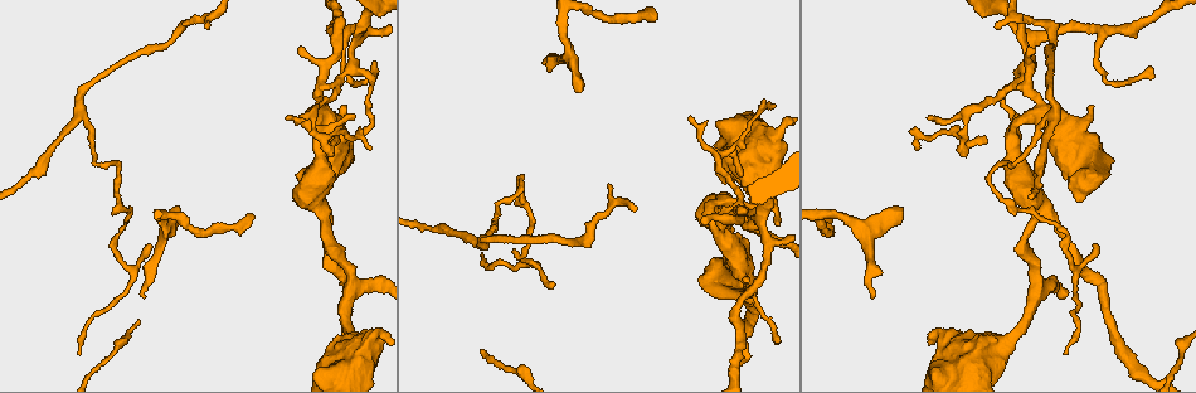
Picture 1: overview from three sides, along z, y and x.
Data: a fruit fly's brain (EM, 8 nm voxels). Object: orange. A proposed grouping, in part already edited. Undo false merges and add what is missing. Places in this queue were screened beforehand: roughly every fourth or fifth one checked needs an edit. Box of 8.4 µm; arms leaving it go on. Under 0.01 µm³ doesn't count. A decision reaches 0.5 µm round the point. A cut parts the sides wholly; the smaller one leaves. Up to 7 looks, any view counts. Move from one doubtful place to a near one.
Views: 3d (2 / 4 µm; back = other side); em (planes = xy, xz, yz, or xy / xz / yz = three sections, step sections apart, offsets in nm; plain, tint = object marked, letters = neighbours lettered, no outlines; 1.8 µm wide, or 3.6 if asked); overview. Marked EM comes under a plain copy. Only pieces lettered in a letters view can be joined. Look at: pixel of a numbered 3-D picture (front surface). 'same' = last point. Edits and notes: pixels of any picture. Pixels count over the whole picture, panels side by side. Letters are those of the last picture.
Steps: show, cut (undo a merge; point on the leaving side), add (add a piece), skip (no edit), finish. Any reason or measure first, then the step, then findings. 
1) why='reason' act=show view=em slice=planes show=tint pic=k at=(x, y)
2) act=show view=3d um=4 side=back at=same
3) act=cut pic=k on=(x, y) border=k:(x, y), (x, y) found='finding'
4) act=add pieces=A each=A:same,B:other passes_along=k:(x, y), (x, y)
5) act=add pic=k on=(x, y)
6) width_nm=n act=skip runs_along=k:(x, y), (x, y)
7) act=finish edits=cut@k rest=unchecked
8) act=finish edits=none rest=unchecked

act=show view=em um=3.6 slice=planes show=letters pic=1 at=(251, 216)

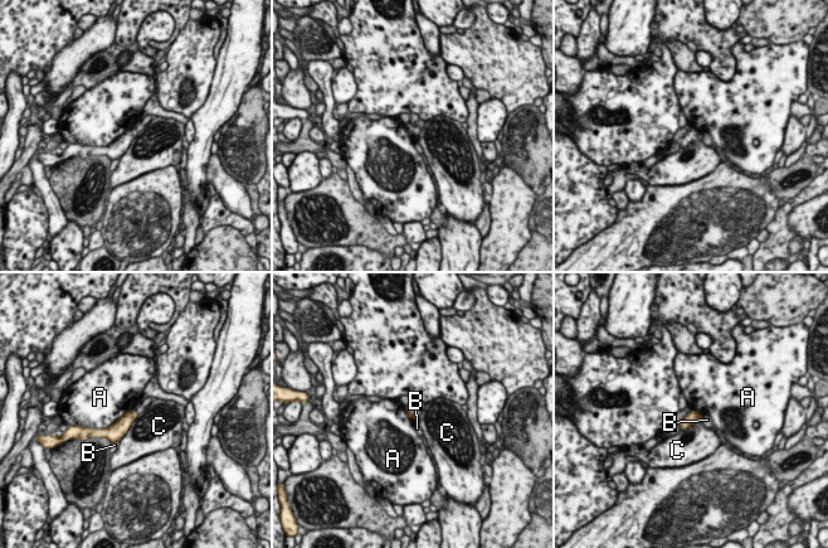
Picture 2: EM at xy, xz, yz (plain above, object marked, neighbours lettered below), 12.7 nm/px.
act=skip each=A:other,B:other,C:other border=2:(131, 408), (106, 427), (89, 427) found='none of them fits'

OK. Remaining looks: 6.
why='branch stops here' act=show view=em slice=yz step=16 show=tint pic=1 at=(142, 297)

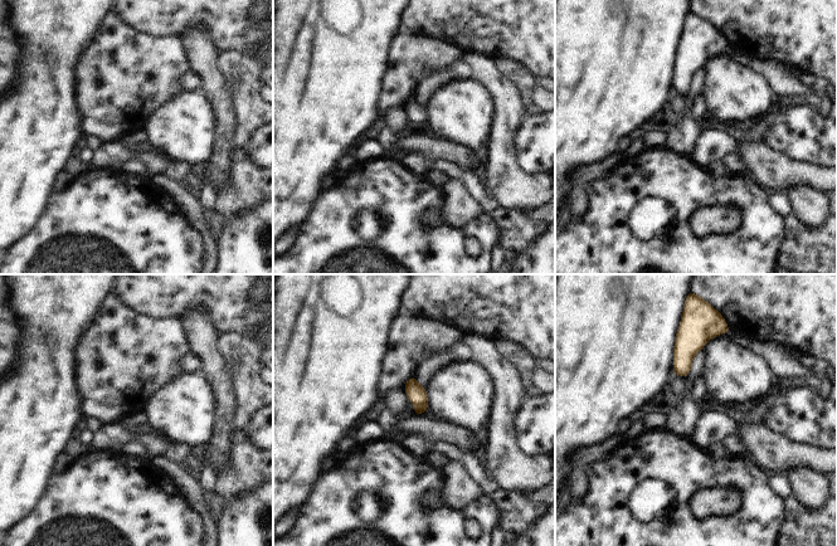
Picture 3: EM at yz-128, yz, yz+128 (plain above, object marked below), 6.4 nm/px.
why='another direction' act=show view=em slice=planes show=letters at=same

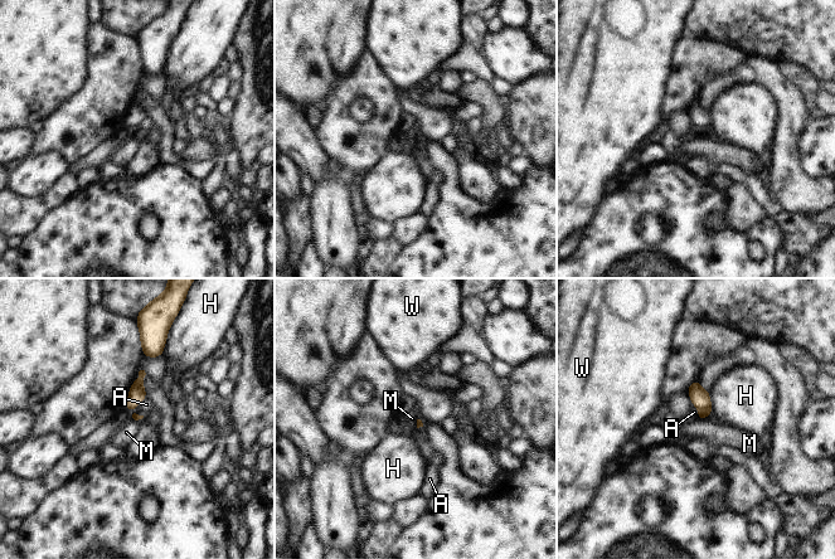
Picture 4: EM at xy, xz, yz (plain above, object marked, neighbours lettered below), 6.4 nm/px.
act=skip each=A:other,H:other,M:other,W:other border=4:(698, 418), (705, 419) found='none of them fits'

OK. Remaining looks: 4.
why='a fork' act=show view=3d um=4 pic=1 at=(479, 243)

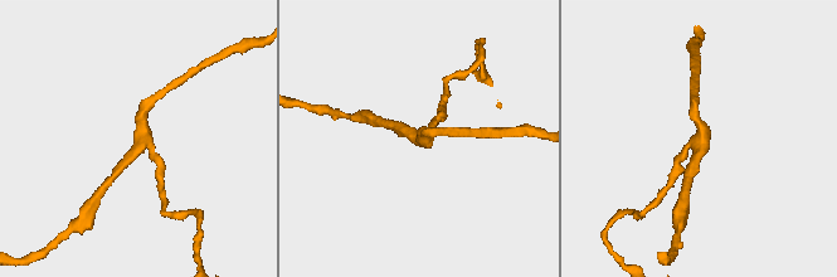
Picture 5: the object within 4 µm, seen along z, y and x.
arms=3 act=show view=em slice=yz step=4 show=tint pic=5 at=(426, 138)

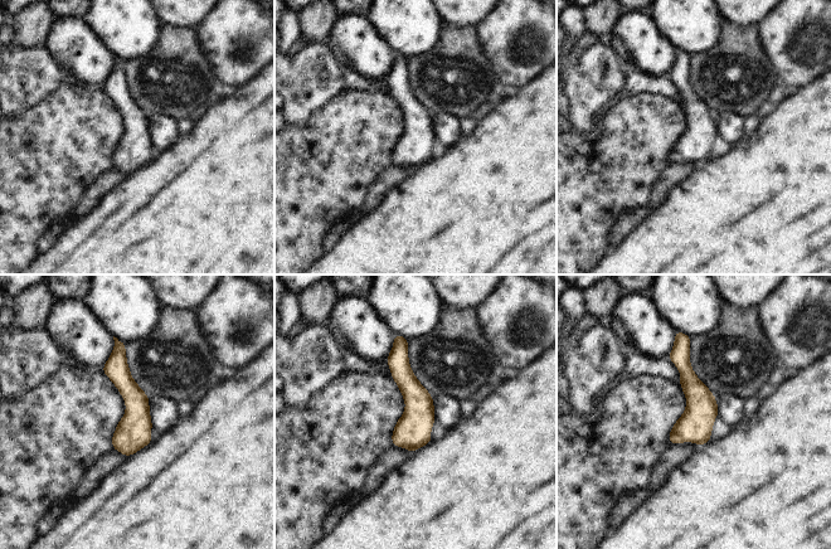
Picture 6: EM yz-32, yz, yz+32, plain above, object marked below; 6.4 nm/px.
why='another direction' act=show view=em slice=xz step=8 show=letters at=same

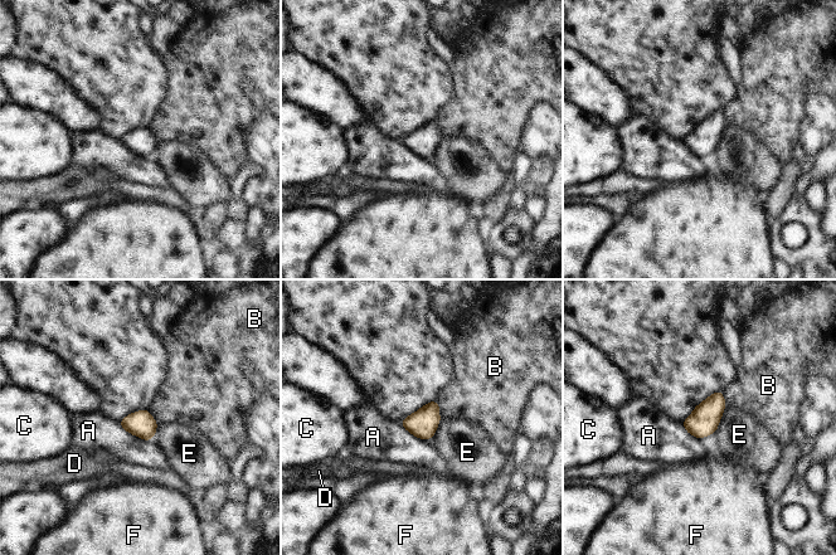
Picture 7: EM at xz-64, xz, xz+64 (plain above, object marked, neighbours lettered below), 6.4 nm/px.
width_nm=160 act=skip each=A:other,B:other,C:other,D:other,E:other,F:other border=7:(436, 399), (441, 418) found='continuous, no second cell'

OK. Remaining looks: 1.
act=finish edits=none rest=unchecked

